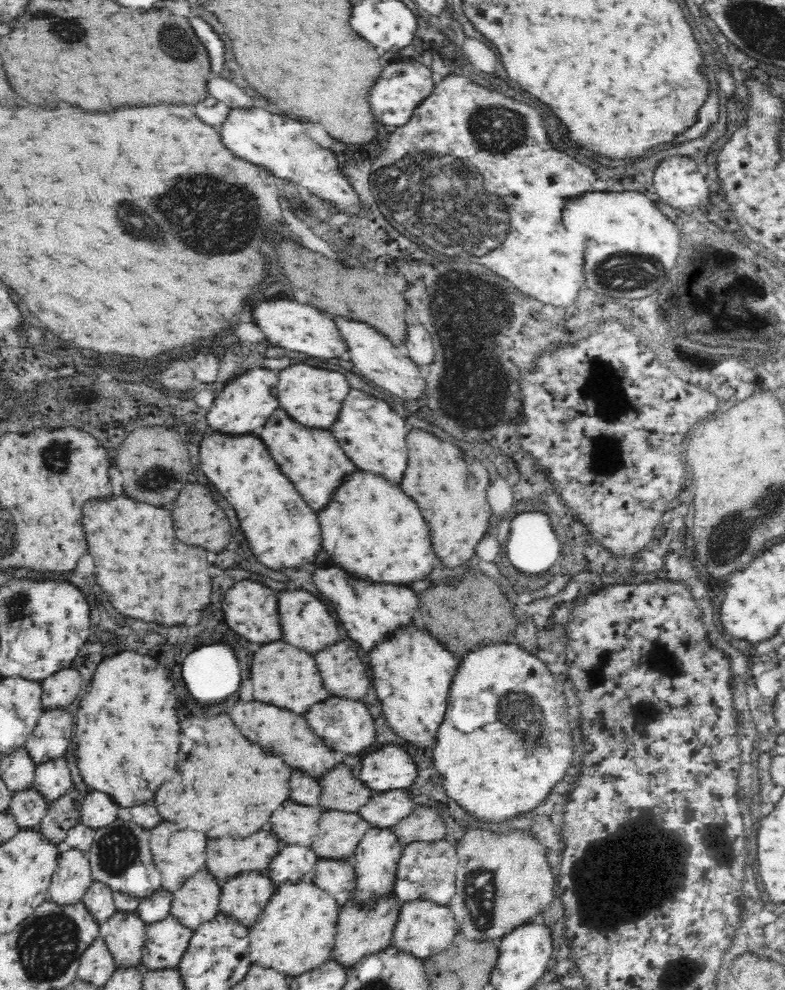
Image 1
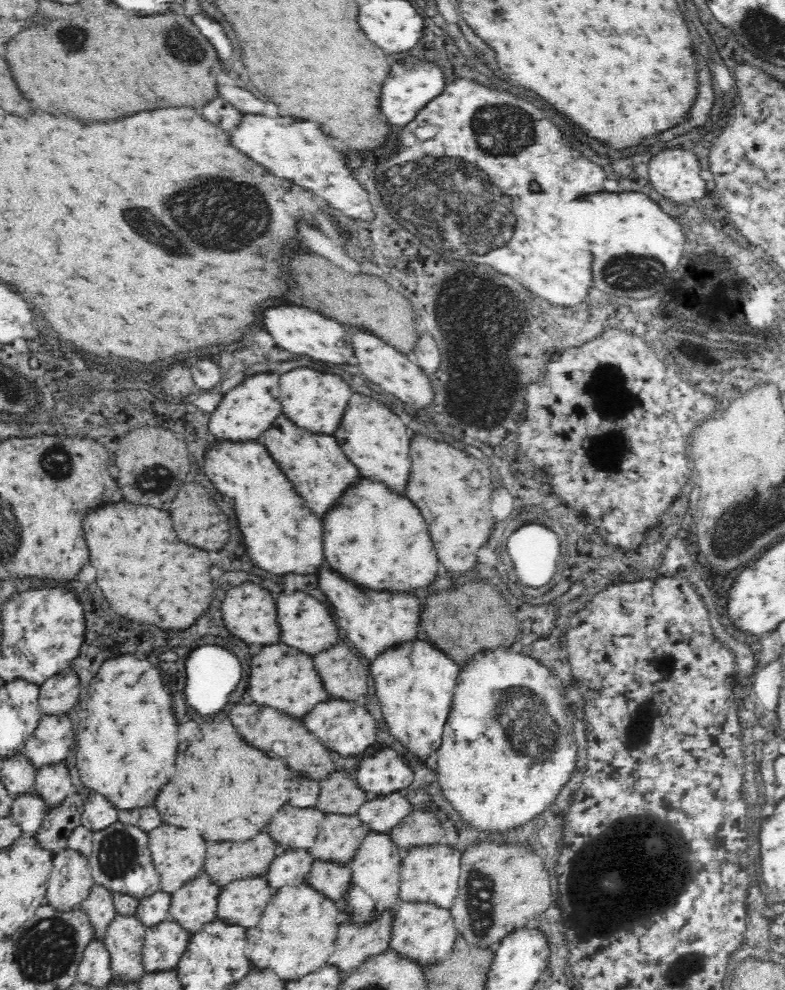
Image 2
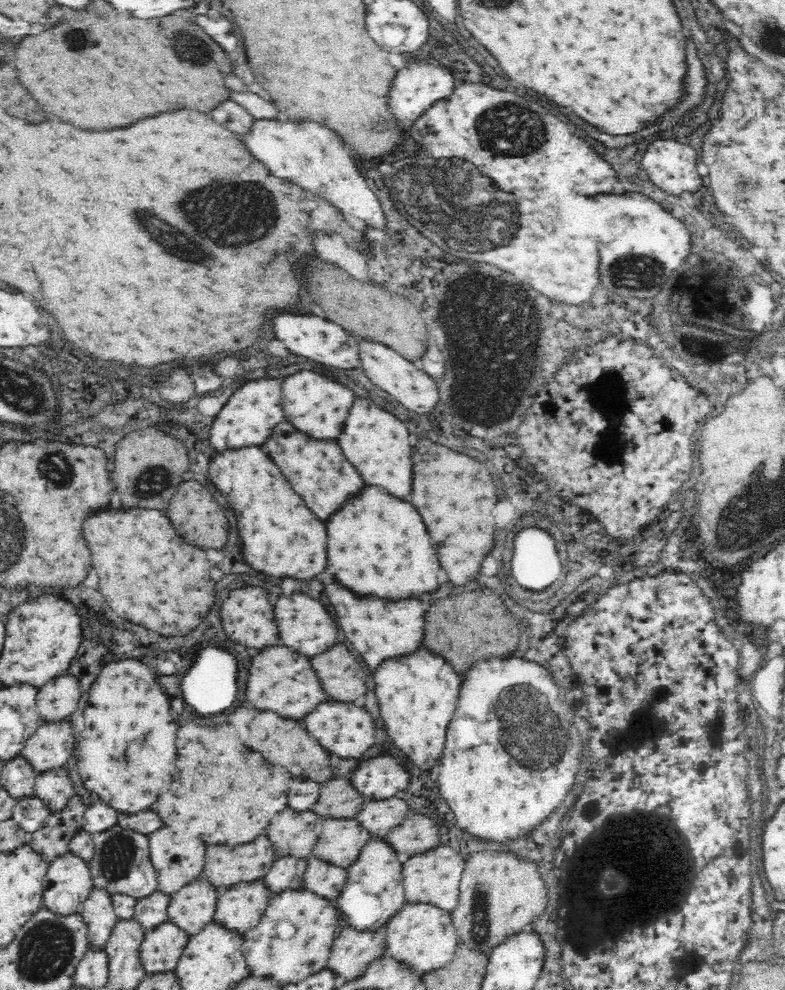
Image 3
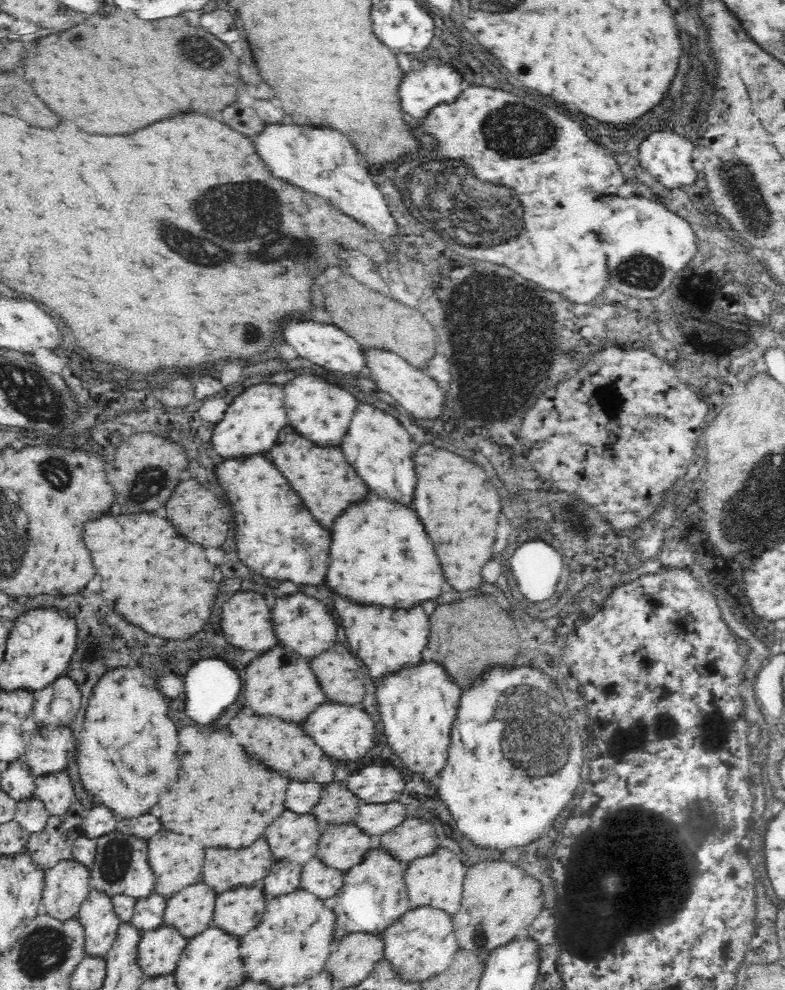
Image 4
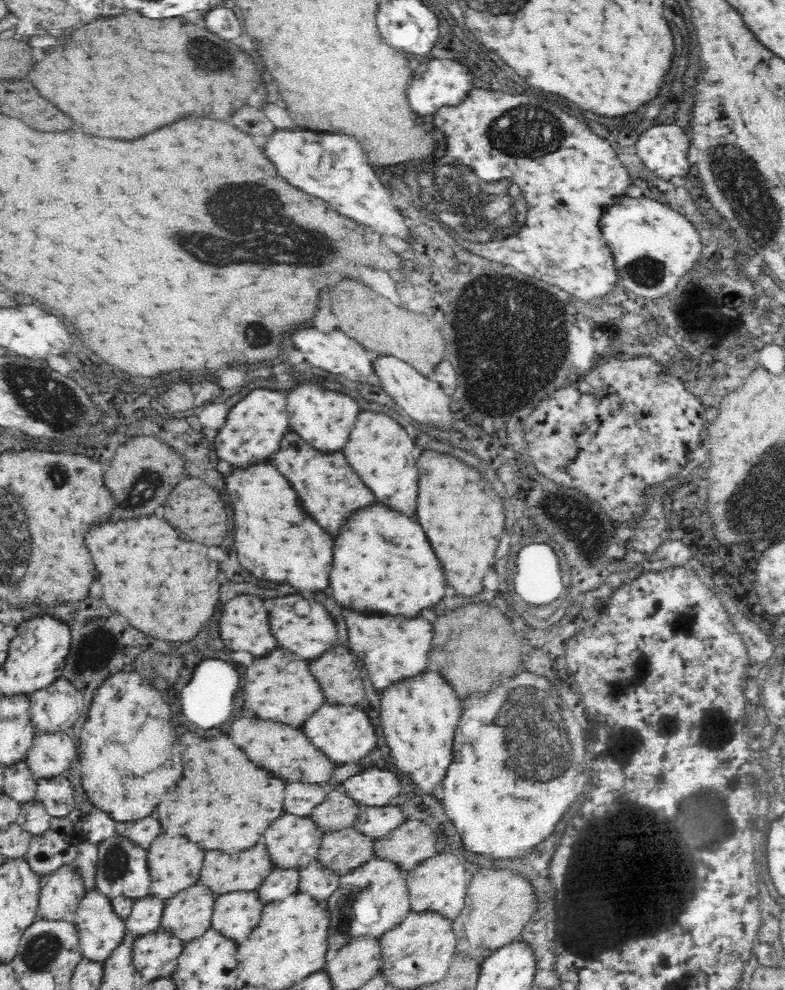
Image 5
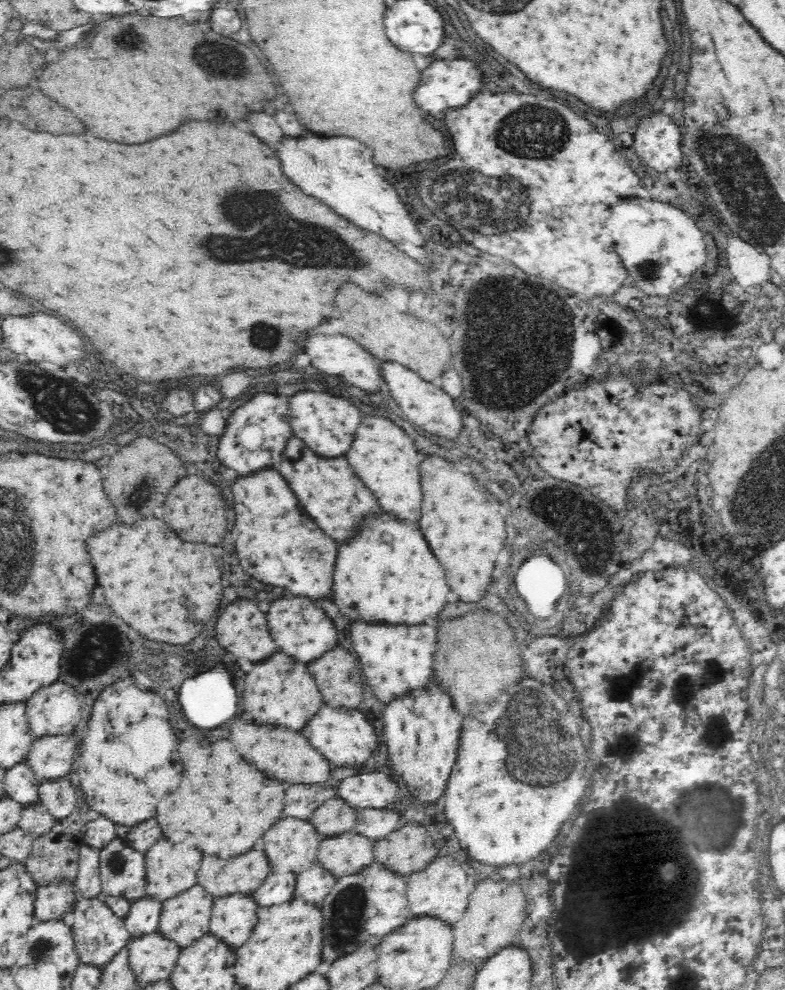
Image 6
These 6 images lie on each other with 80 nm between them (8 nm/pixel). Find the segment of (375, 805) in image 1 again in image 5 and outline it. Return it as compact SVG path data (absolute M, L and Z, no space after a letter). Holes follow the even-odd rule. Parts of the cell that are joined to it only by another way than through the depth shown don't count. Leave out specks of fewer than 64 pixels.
M397 806L359 807L354 828L372 839L380 839L405 820L403 812Z

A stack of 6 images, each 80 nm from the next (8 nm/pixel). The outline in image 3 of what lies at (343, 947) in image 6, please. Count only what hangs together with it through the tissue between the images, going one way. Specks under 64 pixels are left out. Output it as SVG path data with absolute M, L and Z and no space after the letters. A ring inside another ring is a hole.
M372 837L362 848L356 863L347 868L347 879L336 898L336 912L342 926L372 931L386 926L394 915L409 904L403 885L403 859L380 837Z

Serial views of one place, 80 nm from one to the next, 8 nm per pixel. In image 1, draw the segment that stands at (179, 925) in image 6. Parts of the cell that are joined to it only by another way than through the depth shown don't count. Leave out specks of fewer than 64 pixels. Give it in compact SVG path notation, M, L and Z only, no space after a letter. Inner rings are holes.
M200 872L196 878L186 880L173 892L170 915L182 926L195 931L206 920L212 920L218 914L220 884L210 878L206 872Z

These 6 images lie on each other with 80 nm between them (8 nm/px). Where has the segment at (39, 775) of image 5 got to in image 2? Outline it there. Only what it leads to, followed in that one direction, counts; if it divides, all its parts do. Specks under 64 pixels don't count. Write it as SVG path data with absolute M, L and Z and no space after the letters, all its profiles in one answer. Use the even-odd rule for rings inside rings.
M43 716L35 732L19 750L37 768L58 764L74 747L74 732L68 716Z

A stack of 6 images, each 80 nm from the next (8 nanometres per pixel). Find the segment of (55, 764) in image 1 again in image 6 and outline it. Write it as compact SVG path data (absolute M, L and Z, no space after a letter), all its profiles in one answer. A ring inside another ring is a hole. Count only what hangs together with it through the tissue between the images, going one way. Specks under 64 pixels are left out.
M66 778L43 780L38 786L38 803L44 805L55 819L60 820L70 815L76 808L78 798L74 792L76 790L72 788L70 782L66 782Z

